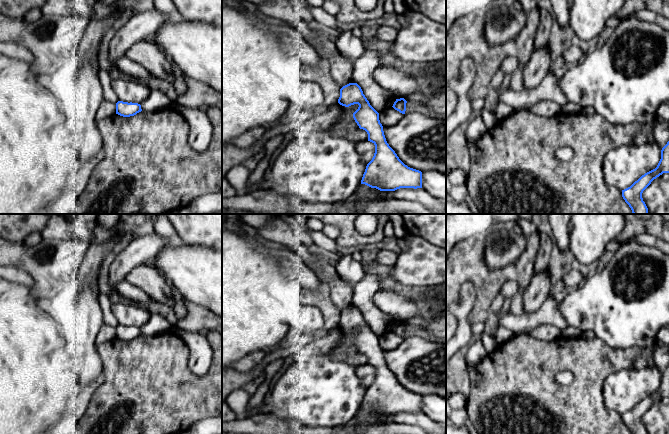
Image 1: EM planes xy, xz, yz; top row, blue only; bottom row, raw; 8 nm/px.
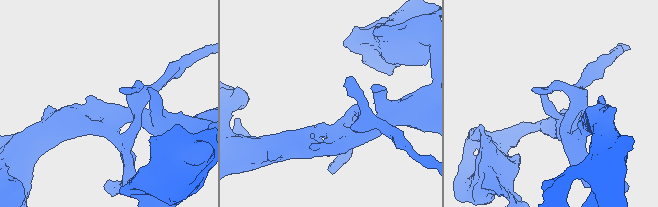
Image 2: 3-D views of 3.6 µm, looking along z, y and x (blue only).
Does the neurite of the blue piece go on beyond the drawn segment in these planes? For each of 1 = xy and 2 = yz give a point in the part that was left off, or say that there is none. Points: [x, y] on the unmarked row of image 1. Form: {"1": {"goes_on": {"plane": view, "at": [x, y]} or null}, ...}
{"1": {"goes_on": null}, "2": {"goes_on": null}}

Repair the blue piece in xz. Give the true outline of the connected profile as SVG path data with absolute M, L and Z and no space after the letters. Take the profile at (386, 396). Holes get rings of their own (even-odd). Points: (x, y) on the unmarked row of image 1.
M357 307L340 313L338 327L349 331L358 328L353 342L360 353L368 358L368 365L375 369L375 377L367 388L361 408L380 415L400 412L422 412L422 396L405 389L386 365L379 337L370 329Z

